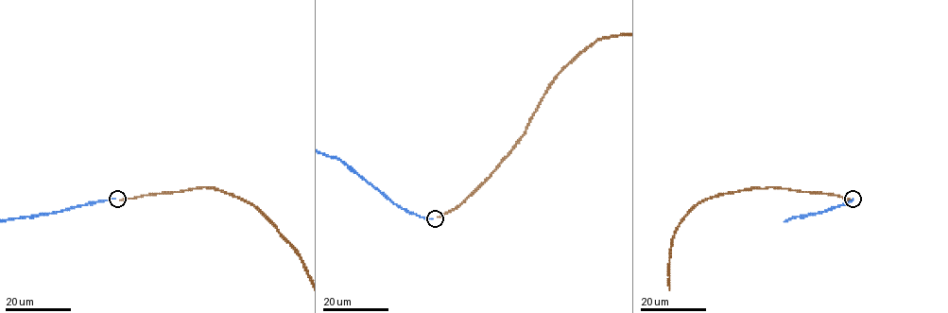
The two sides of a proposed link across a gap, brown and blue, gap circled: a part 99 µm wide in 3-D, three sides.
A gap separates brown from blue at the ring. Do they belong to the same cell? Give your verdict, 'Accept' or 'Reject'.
Reject

